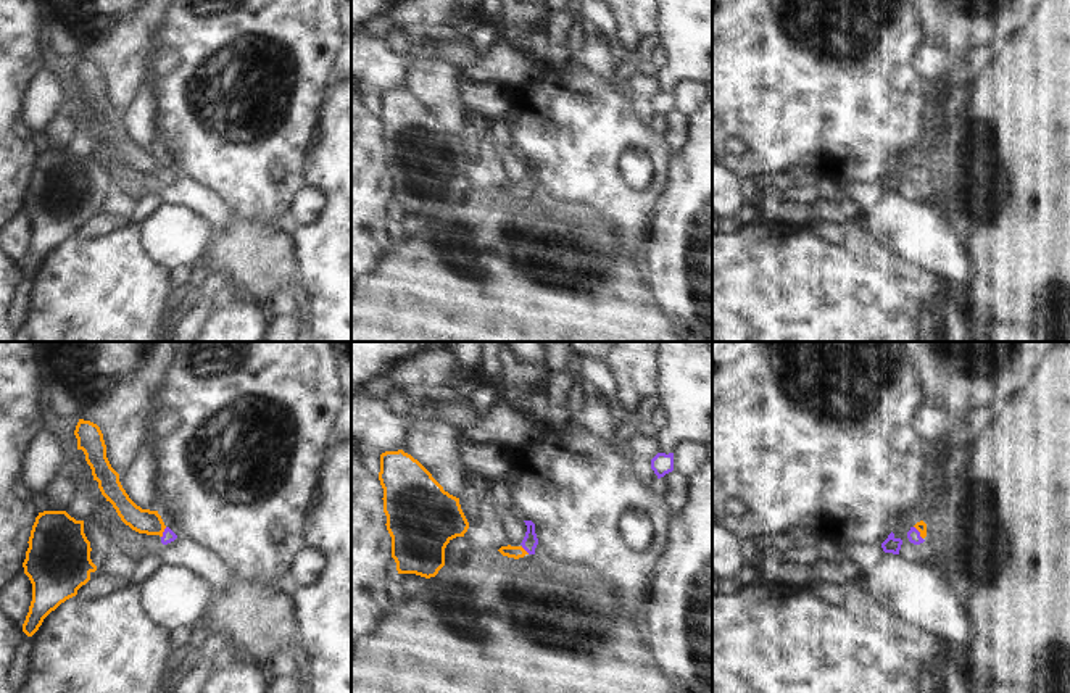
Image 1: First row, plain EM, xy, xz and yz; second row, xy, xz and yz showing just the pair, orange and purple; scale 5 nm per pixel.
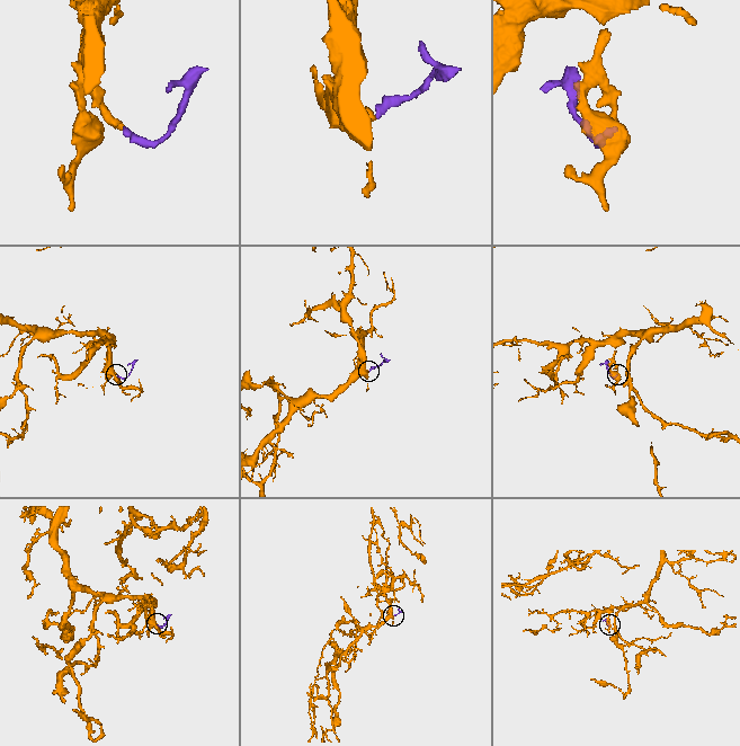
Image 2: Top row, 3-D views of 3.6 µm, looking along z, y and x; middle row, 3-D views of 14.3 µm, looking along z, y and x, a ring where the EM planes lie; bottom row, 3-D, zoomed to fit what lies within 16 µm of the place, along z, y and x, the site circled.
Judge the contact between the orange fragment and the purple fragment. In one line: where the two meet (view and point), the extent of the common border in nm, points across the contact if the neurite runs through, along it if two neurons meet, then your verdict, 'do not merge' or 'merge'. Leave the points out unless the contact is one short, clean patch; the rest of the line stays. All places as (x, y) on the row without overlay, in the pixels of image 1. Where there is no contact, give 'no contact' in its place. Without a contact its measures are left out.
meets orange in xy at (163, 170); contact 60 nm long; runs through xy (144, 160), (163, 170), (168, 174); merge

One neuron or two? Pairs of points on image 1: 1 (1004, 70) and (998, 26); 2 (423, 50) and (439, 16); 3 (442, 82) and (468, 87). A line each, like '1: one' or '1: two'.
1: two
2: two
3: two

